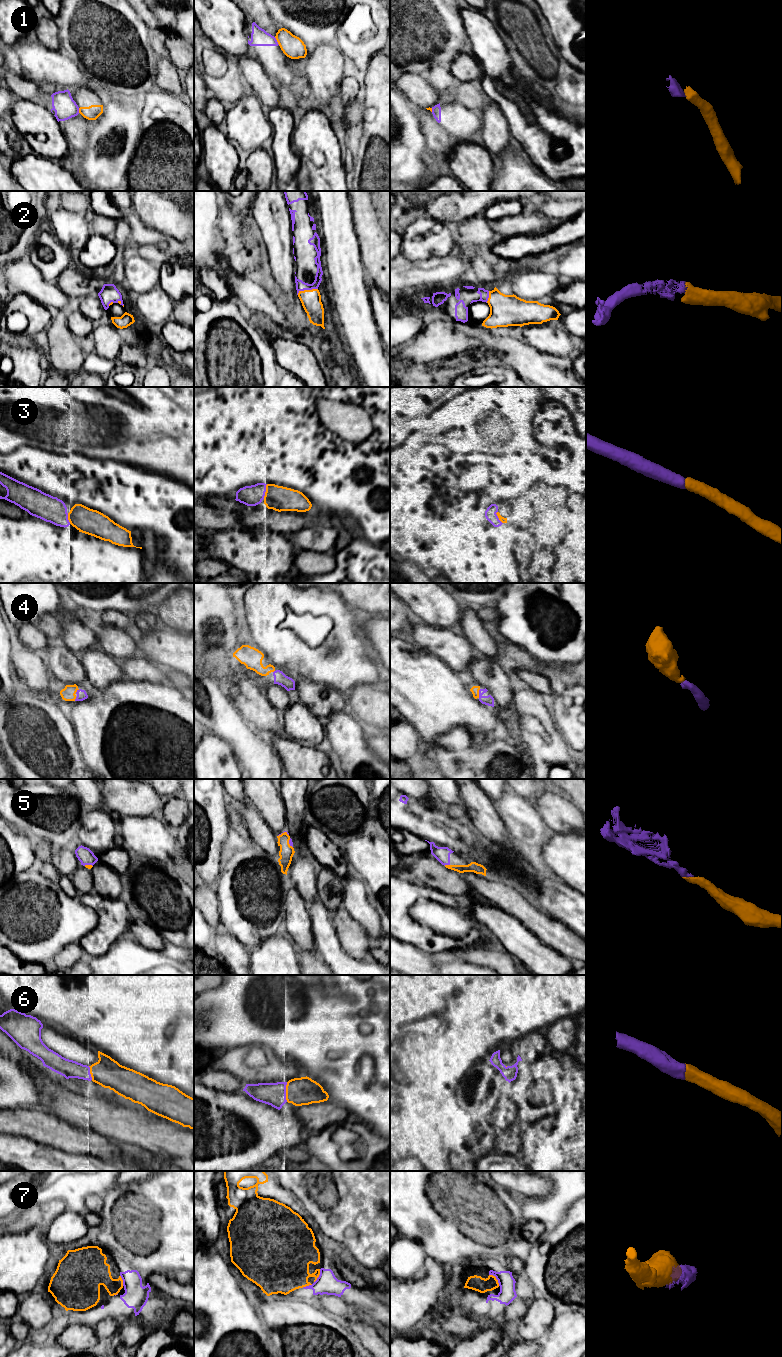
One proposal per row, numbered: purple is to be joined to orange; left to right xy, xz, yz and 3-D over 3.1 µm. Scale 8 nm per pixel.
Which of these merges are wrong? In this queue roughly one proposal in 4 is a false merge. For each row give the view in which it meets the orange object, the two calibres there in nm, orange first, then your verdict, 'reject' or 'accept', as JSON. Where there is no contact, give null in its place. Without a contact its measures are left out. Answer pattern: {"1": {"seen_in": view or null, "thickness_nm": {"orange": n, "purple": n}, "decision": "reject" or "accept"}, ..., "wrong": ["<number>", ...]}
{"1": {"seen_in": "xz", "thickness_nm": {"orange": 180, "purple": 140}, "decision": "reject"}, "2": {"seen_in": "xz", "thickness_nm": {"orange": 160, "purple": 80}, "decision": "accept"}, "3": {"seen_in": "xz", "thickness_nm": {"orange": 200, "purple": 160}, "decision": "accept"}, "4": {"seen_in": "yz", "thickness_nm": {"orange": 60, "purple": 80}, "decision": "accept"}, "5": {"seen_in": "yz", "thickness_nm": {"orange": 80, "purple": 120}, "decision": "accept"}, "6": {"seen_in": "xz", "thickness_nm": {"orange": 220, "purple": 190}, "decision": "accept"}, "7": {"seen_in": "yz", "thickness_nm": {"orange": 120, "purple": 140}, "decision": "accept"}, "wrong": ["1"]}

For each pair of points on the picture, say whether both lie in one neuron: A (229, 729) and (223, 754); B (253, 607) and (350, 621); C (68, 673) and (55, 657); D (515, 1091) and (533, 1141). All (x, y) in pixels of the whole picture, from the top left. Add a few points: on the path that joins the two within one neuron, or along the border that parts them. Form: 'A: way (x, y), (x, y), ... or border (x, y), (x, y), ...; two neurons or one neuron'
A: border (208, 732), (226, 740), (231, 745), (235, 754); two neurons
B: way (277, 598), (311, 598), (319, 603), (326, 603); one neuron
C: way (67, 669), (59, 661); one neuron
D: border (541, 1118), (531, 1125); two neurons

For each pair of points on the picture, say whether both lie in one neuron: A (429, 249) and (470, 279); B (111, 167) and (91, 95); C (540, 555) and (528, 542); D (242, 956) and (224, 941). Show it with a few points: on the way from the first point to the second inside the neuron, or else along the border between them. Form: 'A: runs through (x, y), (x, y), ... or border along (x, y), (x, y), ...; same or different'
A: border along (456, 246), (446, 255), (433, 256), (416, 261); different
B: border along (99, 96), (102, 104); different
C: border along (538, 547), (532, 555); different
D: runs through (238, 955), (228, 945); same

